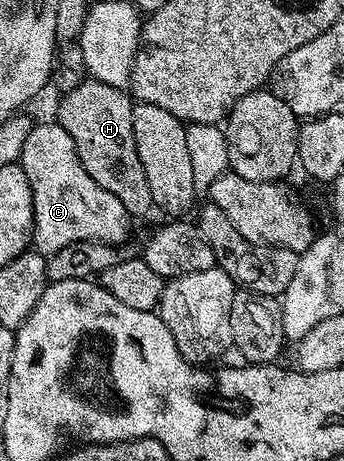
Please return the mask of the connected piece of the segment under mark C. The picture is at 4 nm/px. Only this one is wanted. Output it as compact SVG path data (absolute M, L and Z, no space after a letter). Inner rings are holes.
M57 121L35 122L32 133L28 133L28 141L24 141L20 162L34 202L33 250L47 256L76 241L122 245L129 237L132 216L108 189L96 185L96 181L88 177L72 137L68 137Z

